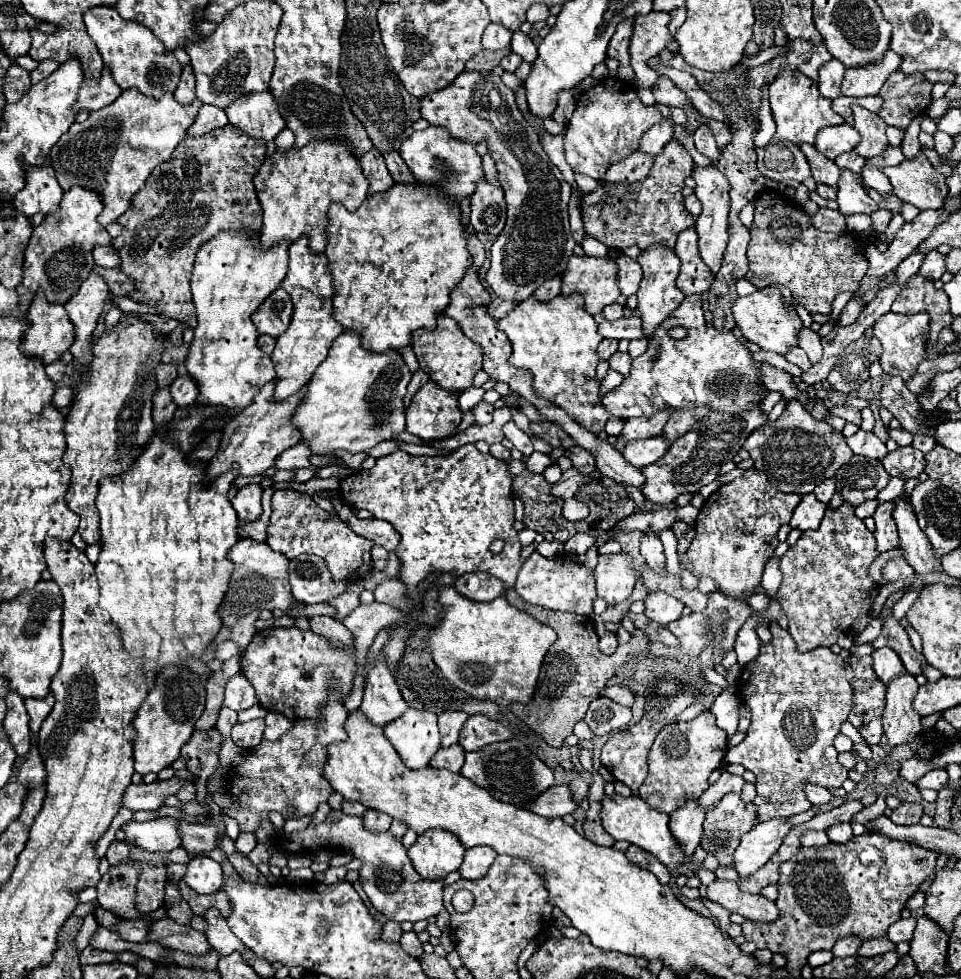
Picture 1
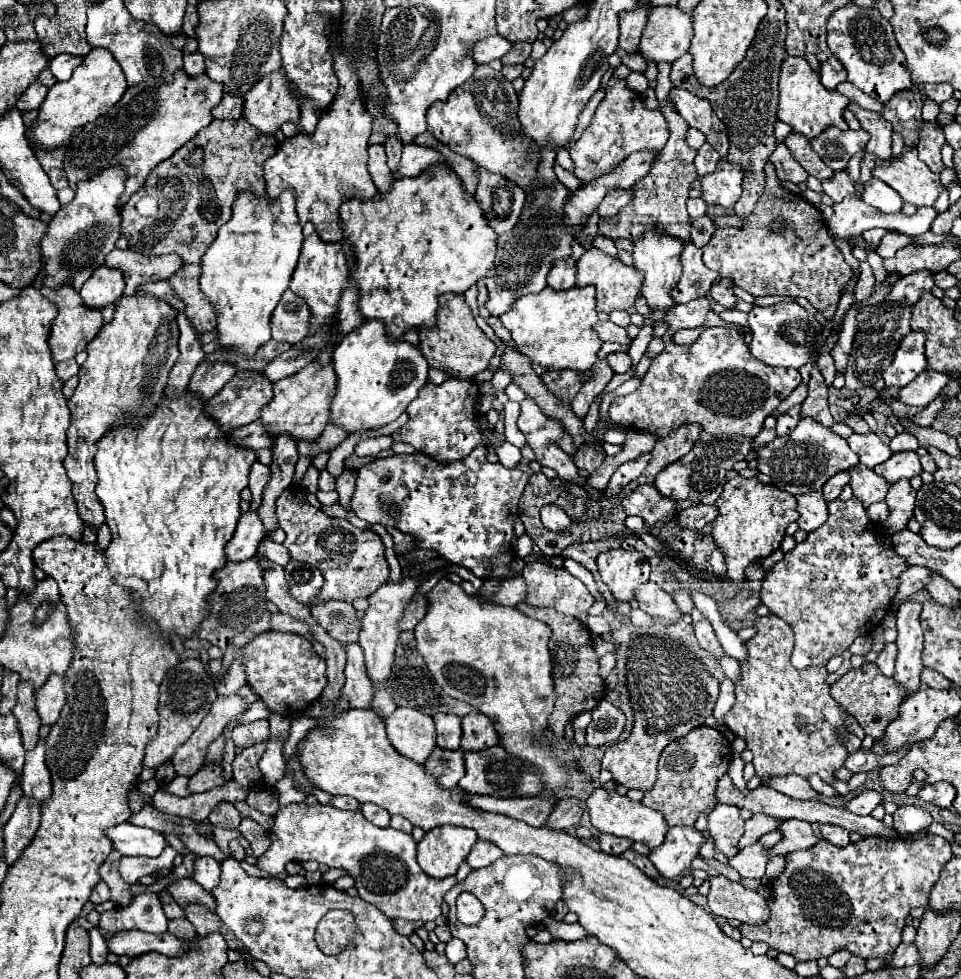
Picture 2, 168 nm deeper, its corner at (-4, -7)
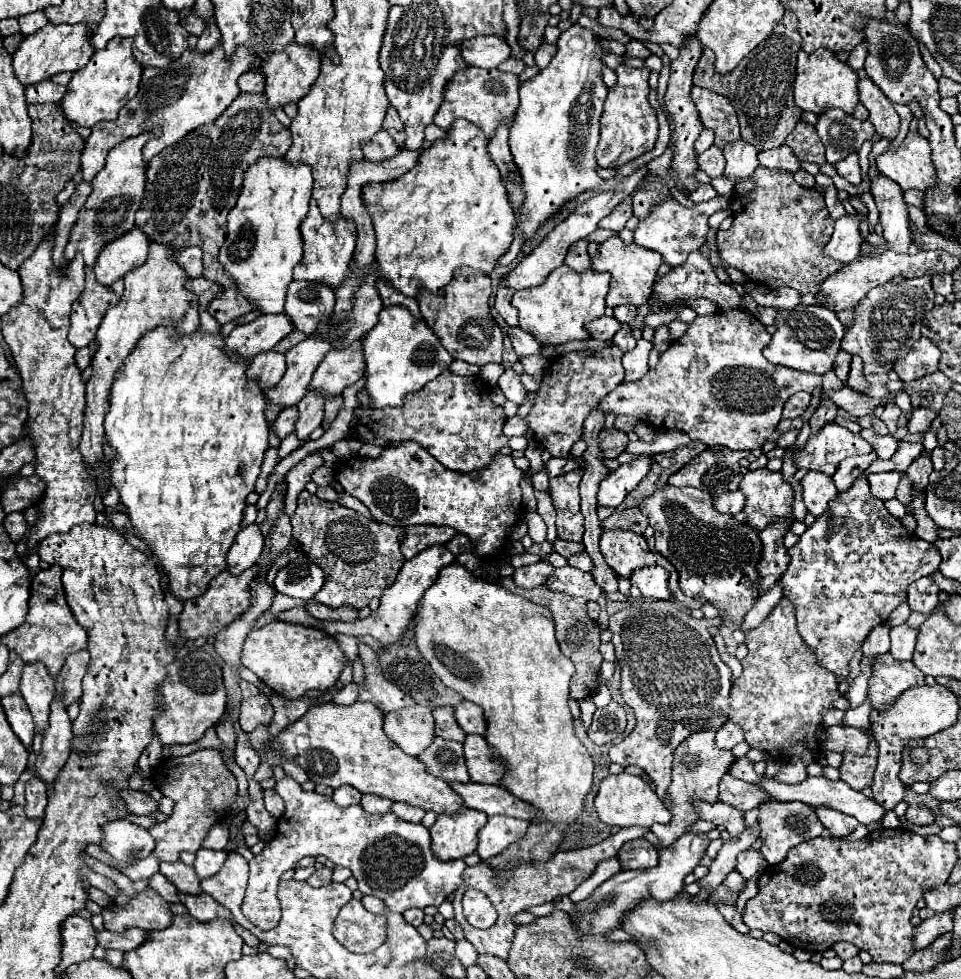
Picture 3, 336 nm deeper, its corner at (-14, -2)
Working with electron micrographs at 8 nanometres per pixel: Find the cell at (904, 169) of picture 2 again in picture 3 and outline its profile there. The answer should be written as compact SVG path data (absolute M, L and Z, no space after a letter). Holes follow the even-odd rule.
M910 131L896 149L888 149L878 155L876 165L880 173L896 181L902 191L926 191L936 183L936 171L930 159L930 143L928 139L920 137L918 131Z

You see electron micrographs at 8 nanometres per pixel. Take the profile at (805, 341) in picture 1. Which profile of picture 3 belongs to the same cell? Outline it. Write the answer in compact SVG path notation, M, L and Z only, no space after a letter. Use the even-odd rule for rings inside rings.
M840 351L838 357L836 357L836 367L834 367L834 373L840 381L846 381L848 379L848 371L850 371L850 361L852 361L852 355L846 353L846 351Z

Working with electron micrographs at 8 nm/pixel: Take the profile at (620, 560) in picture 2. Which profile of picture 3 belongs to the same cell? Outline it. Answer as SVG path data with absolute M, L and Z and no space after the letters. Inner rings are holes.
M612 529L604 531L600 537L600 551L606 563L620 575L630 577L634 569L656 565L654 555L650 553L646 539L632 531Z

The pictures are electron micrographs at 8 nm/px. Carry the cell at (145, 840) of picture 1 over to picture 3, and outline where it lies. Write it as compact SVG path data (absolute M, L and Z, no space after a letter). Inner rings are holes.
M116 819L104 825L104 839L100 843L100 847L116 861L112 867L118 871L124 871L132 861L148 857L154 851L154 845L154 837L128 819Z

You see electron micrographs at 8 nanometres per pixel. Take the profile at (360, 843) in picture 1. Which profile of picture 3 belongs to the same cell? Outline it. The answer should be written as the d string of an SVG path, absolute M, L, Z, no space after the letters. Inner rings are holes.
M288 775L278 781L276 793L284 799L286 811L278 823L276 837L266 843L260 855L248 861L250 881L242 903L242 913L264 931L274 929L280 921L280 903L276 899L280 875L294 869L306 855L324 855L334 865L352 869L362 895L382 899L392 913L404 913L410 907L438 907L462 885L466 863L462 859L440 861L430 849L430 833L422 823L402 821L394 813L370 815L360 805L338 807L332 797L316 791L308 793Z

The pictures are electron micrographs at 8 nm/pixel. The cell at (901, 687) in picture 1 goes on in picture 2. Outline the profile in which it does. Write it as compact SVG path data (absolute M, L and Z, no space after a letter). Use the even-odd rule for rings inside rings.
M902 602L896 618L898 618L898 656L896 656L896 674L894 680L906 690L906 696L916 694L920 686L922 672L922 628L920 628L920 602Z

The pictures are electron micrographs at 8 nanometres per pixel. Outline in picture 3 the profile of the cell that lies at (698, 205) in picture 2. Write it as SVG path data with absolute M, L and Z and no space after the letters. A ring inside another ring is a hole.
M700 183L692 193L690 193L690 199L694 201L694 203L702 203L702 201L710 201L710 199L714 199L718 193L714 191L714 187L708 183L708 185L704 185L704 183Z

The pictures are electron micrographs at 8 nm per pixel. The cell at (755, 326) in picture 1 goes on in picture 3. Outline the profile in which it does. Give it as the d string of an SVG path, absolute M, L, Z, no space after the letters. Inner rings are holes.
M798 305L794 311L780 311L776 327L778 329L772 335L770 345L764 349L764 357L770 363L818 375L834 369L834 359L836 353L840 353L840 341L844 337L844 325L836 313L818 305Z

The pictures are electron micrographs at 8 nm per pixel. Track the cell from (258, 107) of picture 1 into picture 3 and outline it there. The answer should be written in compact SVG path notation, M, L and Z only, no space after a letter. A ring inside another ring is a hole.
M292 41L280 53L272 53L272 57L264 59L262 73L266 75L264 93L268 97L270 109L274 109L276 105L284 107L286 103L292 103L292 101L296 103L310 91L312 83L316 81L316 77L320 73L320 51L314 45L300 45L300 43Z

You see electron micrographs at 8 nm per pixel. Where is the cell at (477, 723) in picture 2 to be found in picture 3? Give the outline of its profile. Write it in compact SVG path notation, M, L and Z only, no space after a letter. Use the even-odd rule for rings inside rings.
M462 701L460 705L454 707L454 717L456 717L458 725L464 729L464 733L478 733L478 735L482 735L486 731L484 713L482 713L482 709L476 703Z

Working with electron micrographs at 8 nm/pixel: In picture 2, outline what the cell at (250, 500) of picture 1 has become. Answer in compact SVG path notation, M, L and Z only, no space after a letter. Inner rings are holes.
M248 510L240 516L234 538L226 546L226 556L230 562L240 562L256 556L256 548L260 540L266 536L266 528L258 516L258 510Z

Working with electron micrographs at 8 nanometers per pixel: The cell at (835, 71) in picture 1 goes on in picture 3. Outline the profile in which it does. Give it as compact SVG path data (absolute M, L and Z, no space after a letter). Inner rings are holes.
M862 41L860 45L856 45L852 51L850 51L850 57L848 57L848 65L854 69L854 71L860 71L864 67L864 61L868 57L868 45Z

